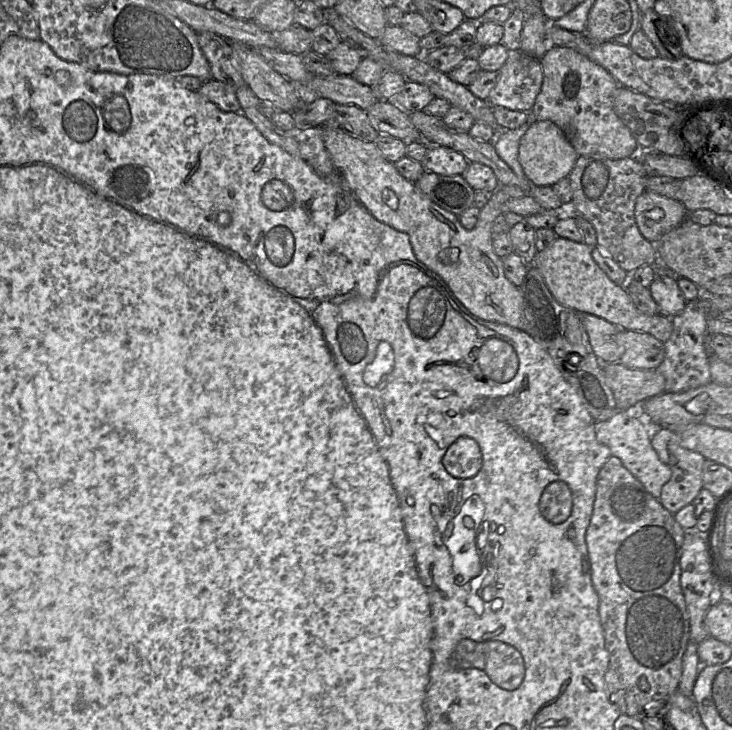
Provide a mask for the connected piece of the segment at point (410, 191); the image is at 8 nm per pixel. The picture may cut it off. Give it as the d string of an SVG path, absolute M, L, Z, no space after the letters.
M332 123L323 127L323 140L331 160L341 174L347 189L368 212L383 224L409 235L413 253L417 260L430 268L438 280L442 281L451 294L474 316L481 320L504 324L522 331L527 330L525 304L519 287L505 276L502 258L493 249L493 223L499 215L504 215L504 204L510 199L504 187L491 194L488 203L480 210L477 225L472 230L465 229L456 216L421 192L417 186L405 179L393 163L387 160L373 142L351 136Z

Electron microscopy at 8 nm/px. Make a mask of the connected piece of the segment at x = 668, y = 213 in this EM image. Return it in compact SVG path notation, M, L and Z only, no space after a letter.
M645 190L636 200L634 215L642 236L657 243L665 234L679 226L688 212L680 201Z

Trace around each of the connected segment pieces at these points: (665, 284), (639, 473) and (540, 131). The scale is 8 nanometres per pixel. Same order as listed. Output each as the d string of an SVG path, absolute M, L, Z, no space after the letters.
M658 271L649 289L662 315L673 317L685 308L687 301L677 284L675 275L667 271Z
M639 408L622 410L606 421L596 422L597 441L609 447L611 455L619 458L623 466L659 500L663 486L671 479L672 470L660 460L651 444L651 435L651 425L646 422Z
M549 120L535 121L519 144L519 162L526 177L534 186L553 186L568 177L578 156L563 131Z

